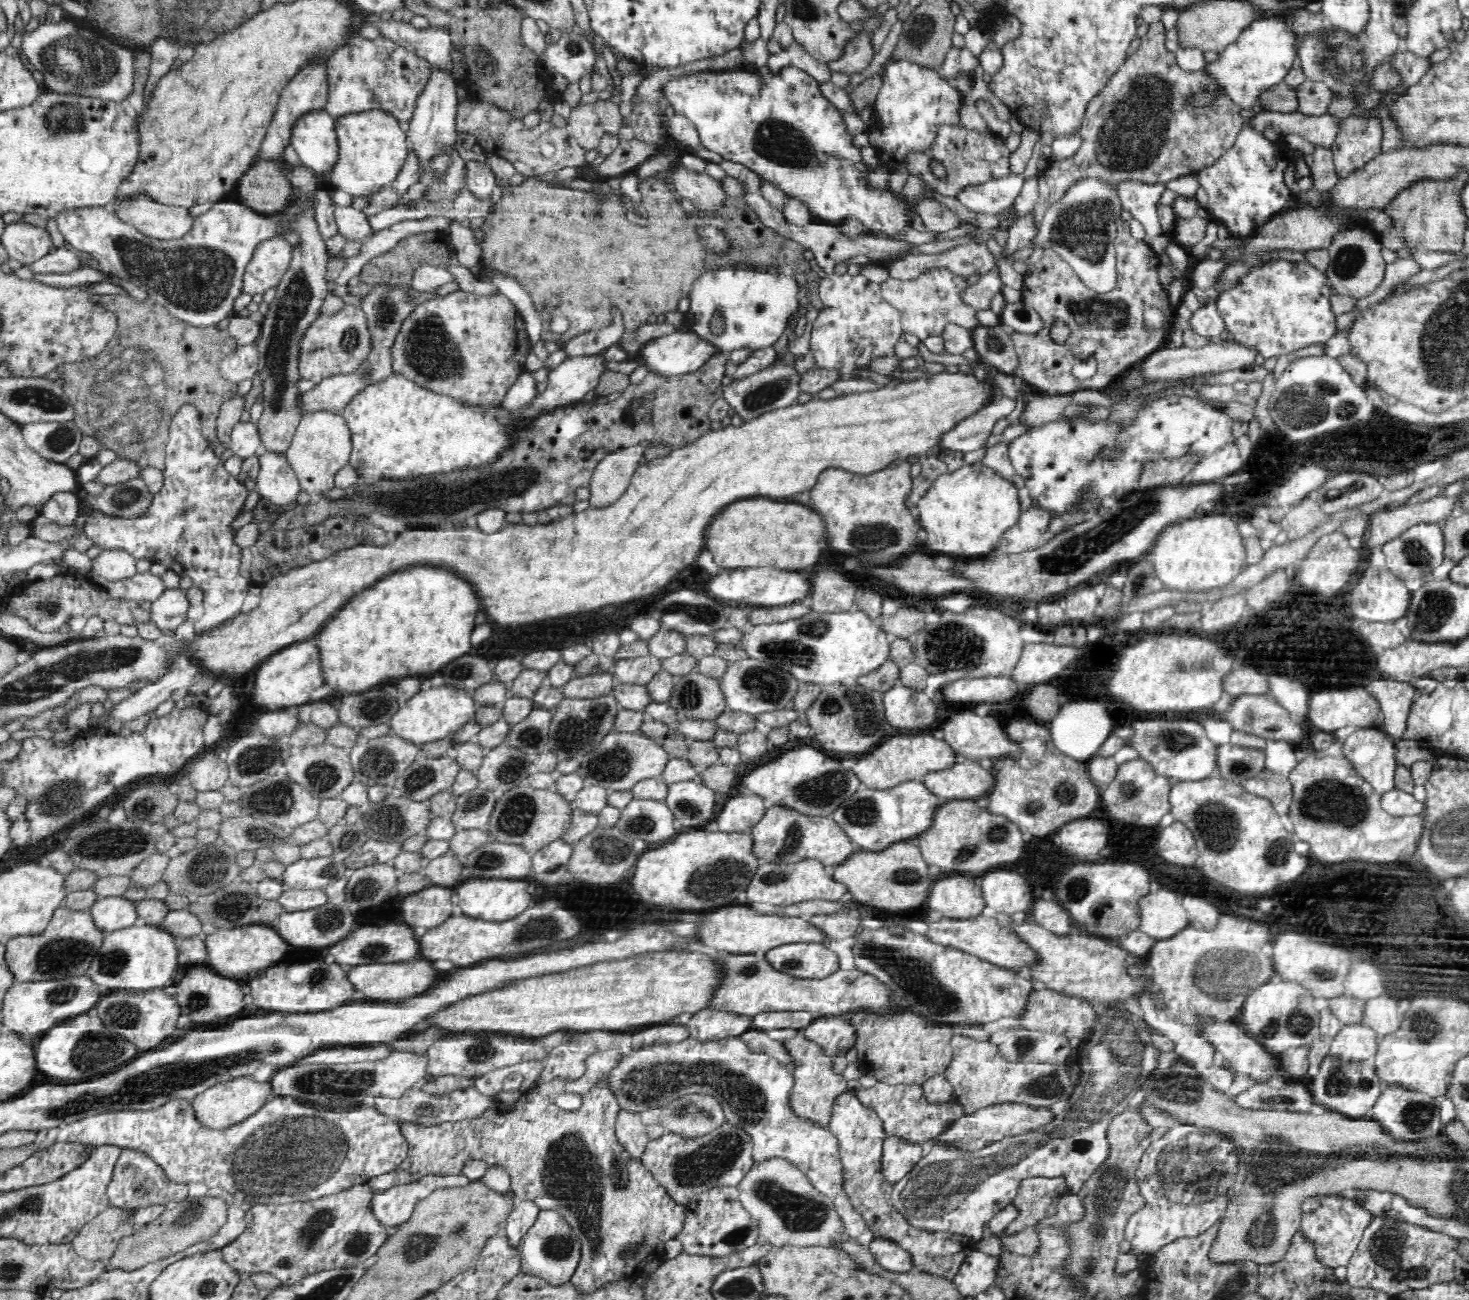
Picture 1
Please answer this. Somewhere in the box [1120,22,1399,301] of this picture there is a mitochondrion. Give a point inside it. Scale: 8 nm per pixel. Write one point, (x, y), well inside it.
(1342, 60)

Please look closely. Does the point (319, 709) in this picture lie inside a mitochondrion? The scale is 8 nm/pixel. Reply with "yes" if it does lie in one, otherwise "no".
no

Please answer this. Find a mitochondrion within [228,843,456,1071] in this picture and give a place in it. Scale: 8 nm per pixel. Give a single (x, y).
(330, 920)

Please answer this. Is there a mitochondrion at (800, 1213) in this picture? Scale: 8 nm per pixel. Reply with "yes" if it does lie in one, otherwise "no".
yes

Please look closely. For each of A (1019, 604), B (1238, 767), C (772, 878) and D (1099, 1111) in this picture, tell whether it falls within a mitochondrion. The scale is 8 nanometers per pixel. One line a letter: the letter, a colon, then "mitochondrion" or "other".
A: other
B: mitochondrion
C: mitochondrion
D: mitochondrion

